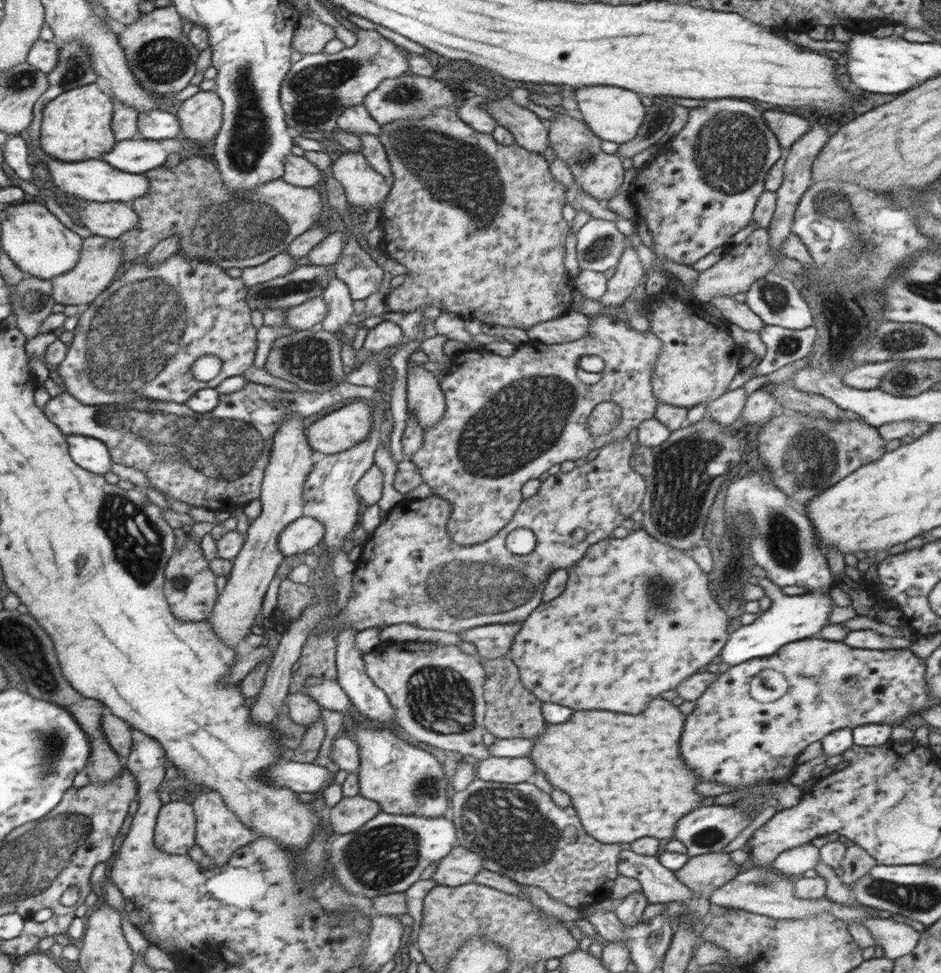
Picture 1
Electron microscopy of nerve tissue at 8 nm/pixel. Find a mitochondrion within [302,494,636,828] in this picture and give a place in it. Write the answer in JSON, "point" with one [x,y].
{"point":[502,579]}

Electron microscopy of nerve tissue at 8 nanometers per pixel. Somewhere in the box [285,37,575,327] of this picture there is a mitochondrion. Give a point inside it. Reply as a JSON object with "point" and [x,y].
{"point":[458,174]}

